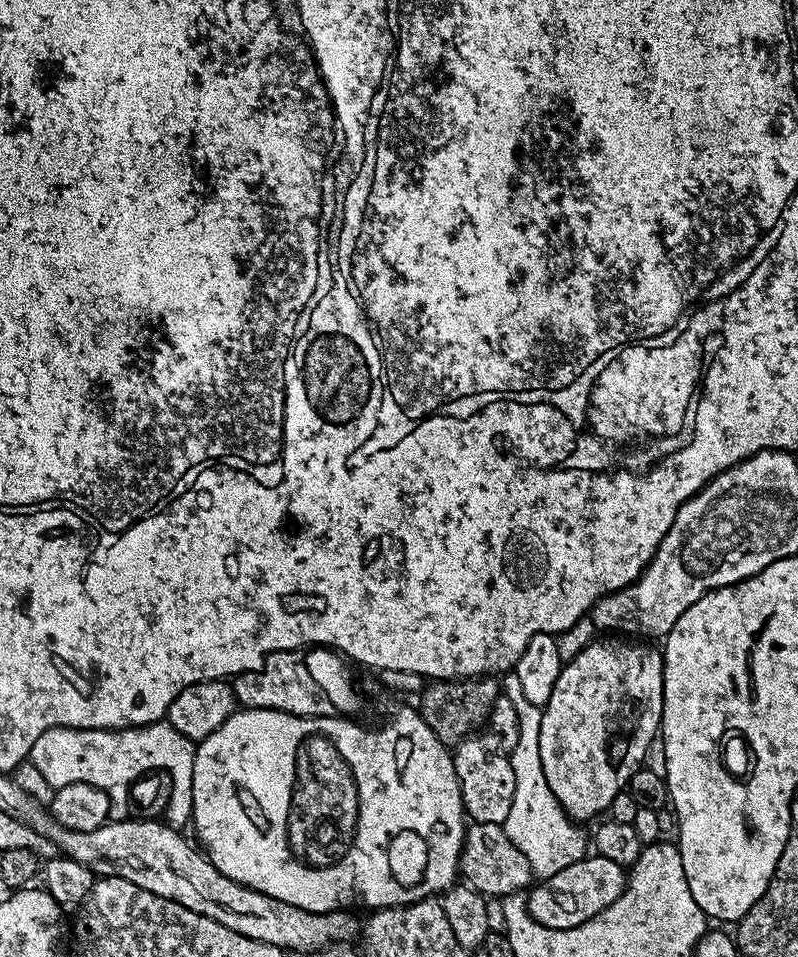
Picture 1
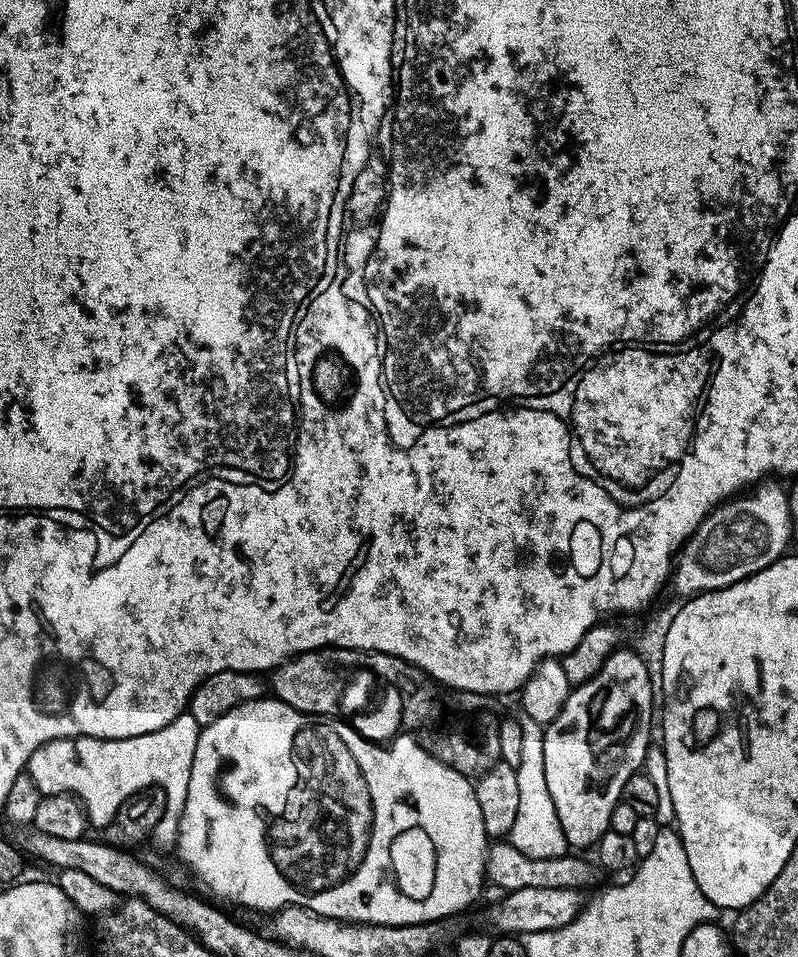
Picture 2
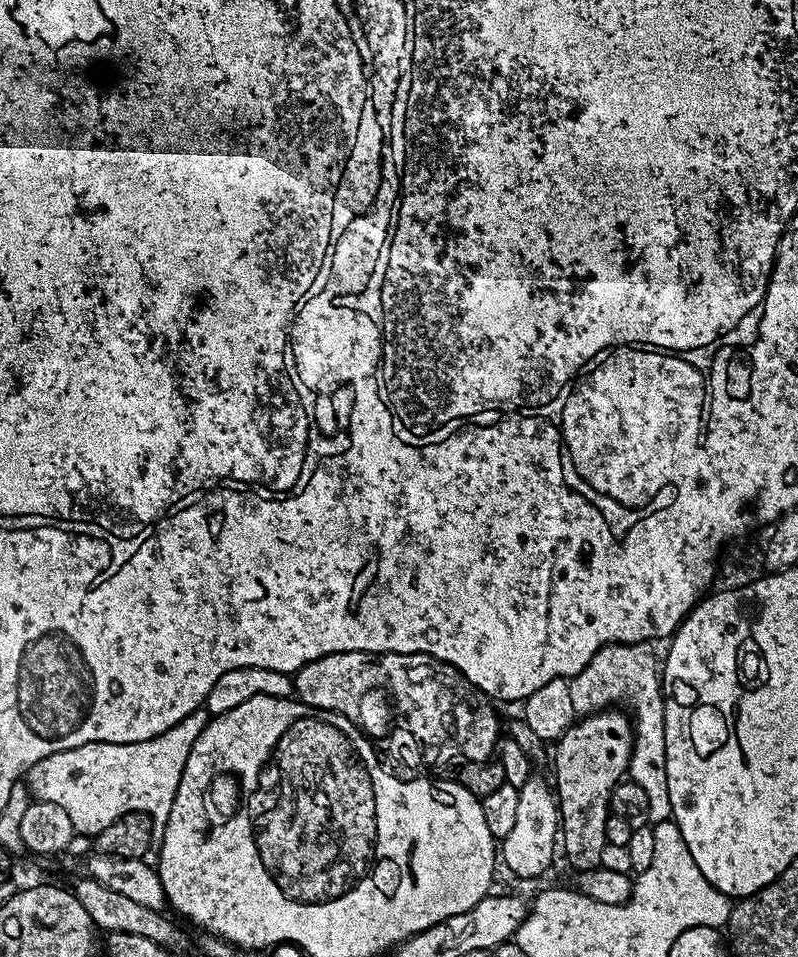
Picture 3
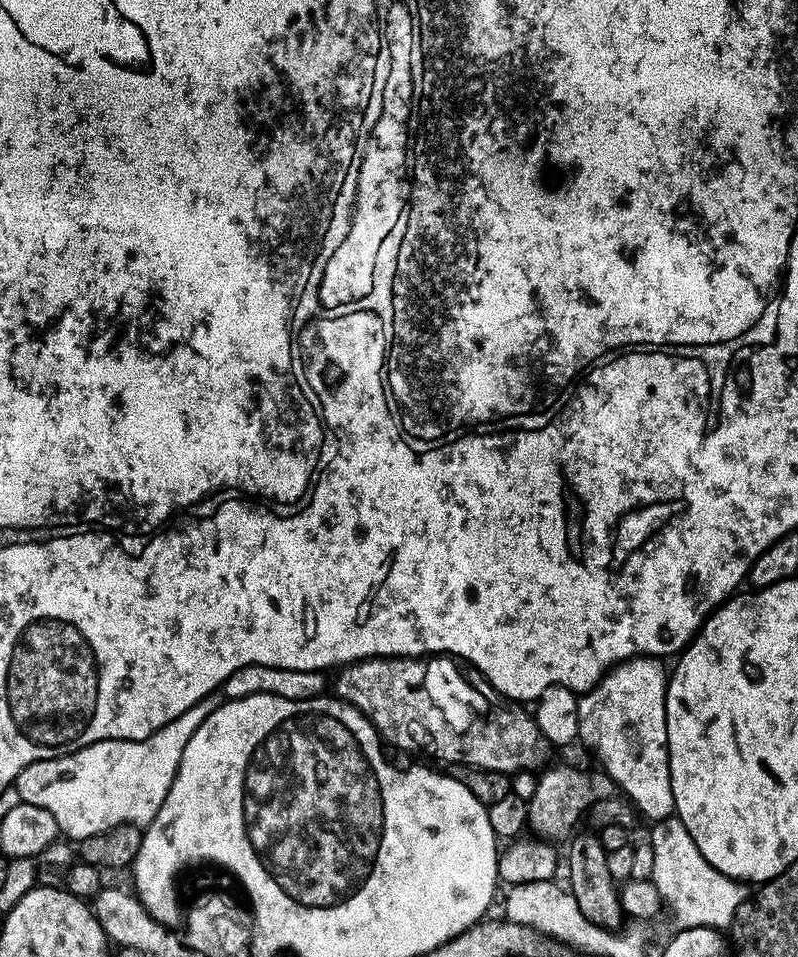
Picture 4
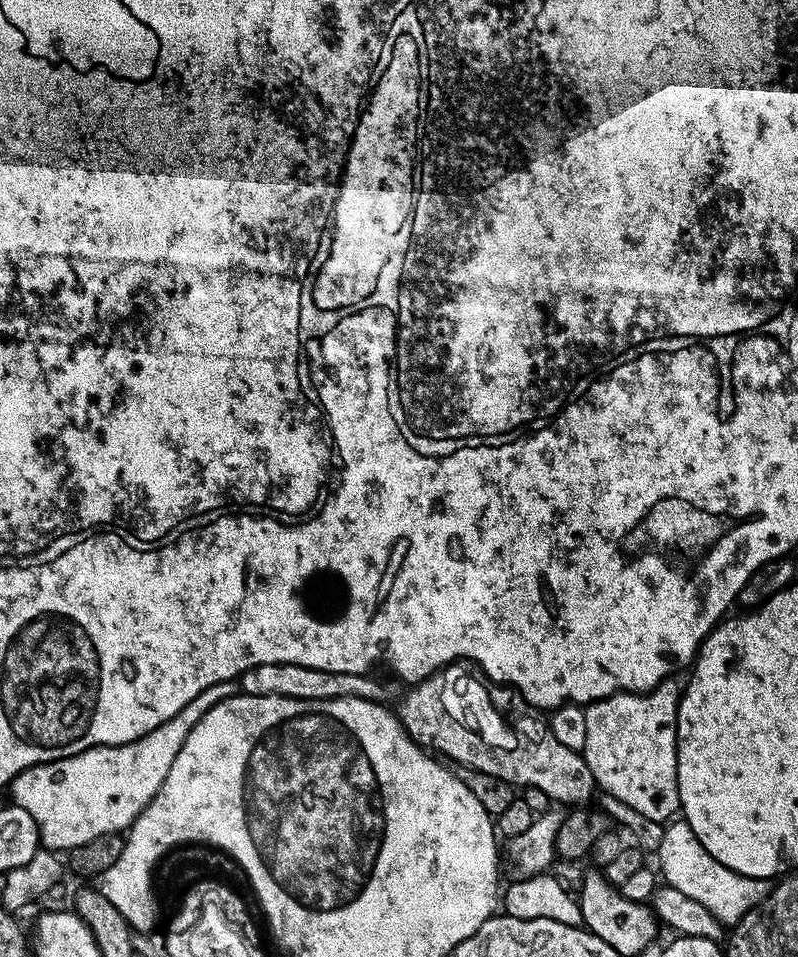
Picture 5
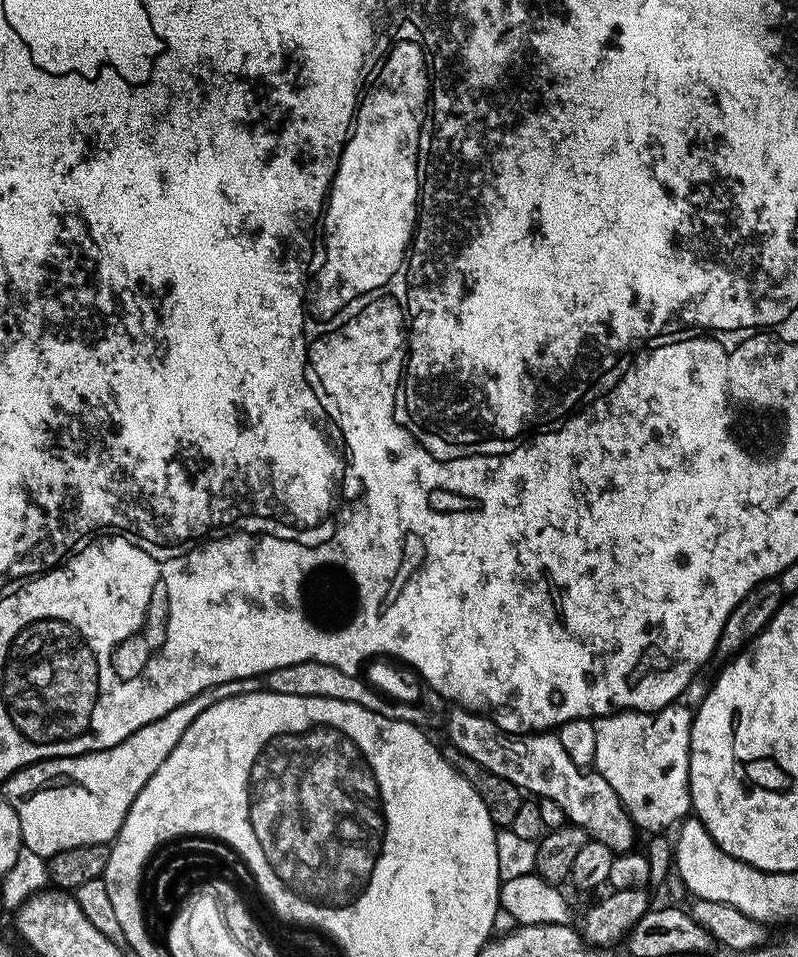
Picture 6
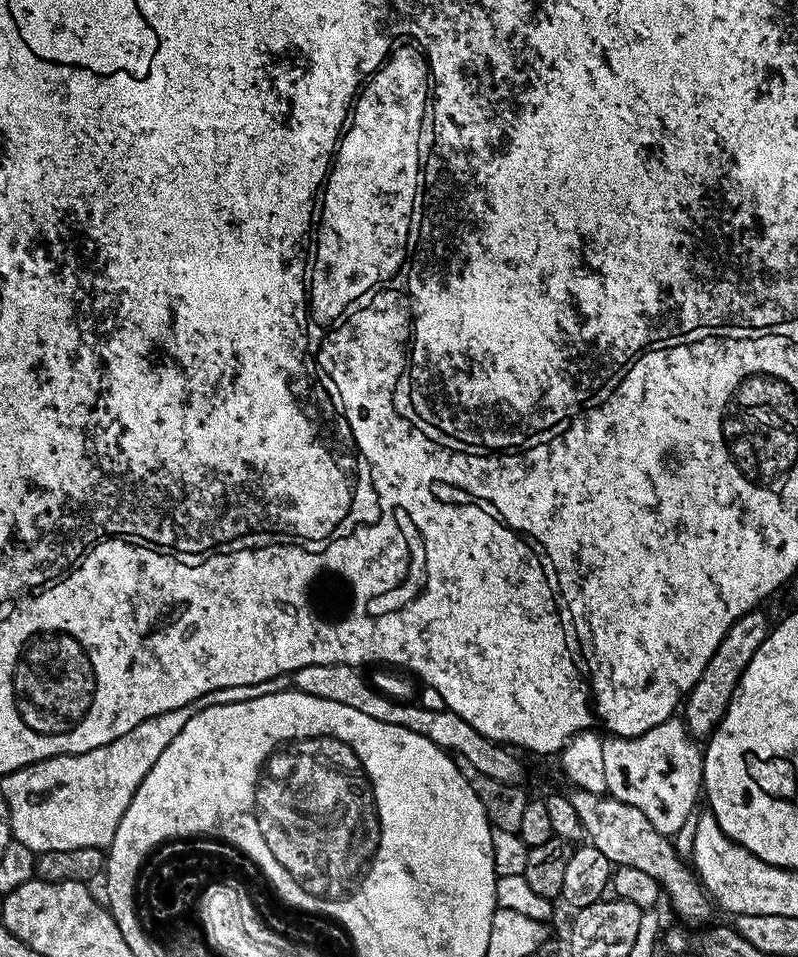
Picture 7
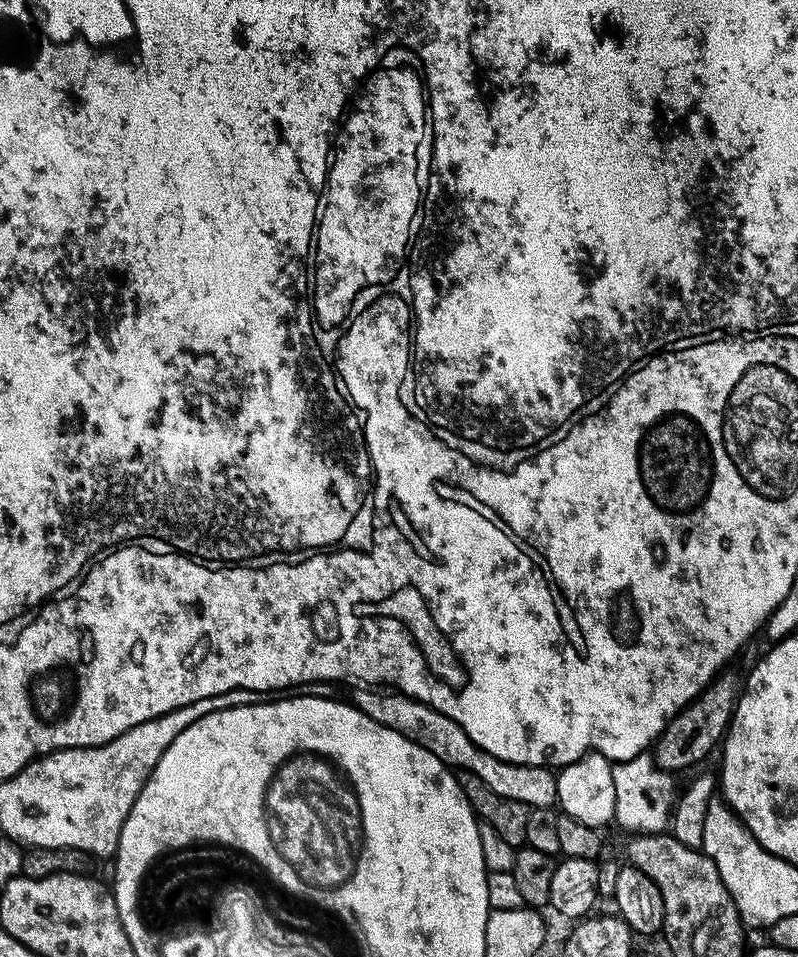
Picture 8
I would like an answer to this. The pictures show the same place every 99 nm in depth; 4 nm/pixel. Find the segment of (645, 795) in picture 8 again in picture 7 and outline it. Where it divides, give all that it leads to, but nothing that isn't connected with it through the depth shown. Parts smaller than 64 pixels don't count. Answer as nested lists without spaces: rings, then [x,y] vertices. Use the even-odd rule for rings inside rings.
[[[673,718],[646,730],[641,736],[609,735],[602,746],[602,763],[606,773],[607,795],[642,810],[663,836],[673,837],[685,825],[686,818],[697,811],[696,799],[702,796],[704,757],[697,741],[689,736],[683,719]]]

